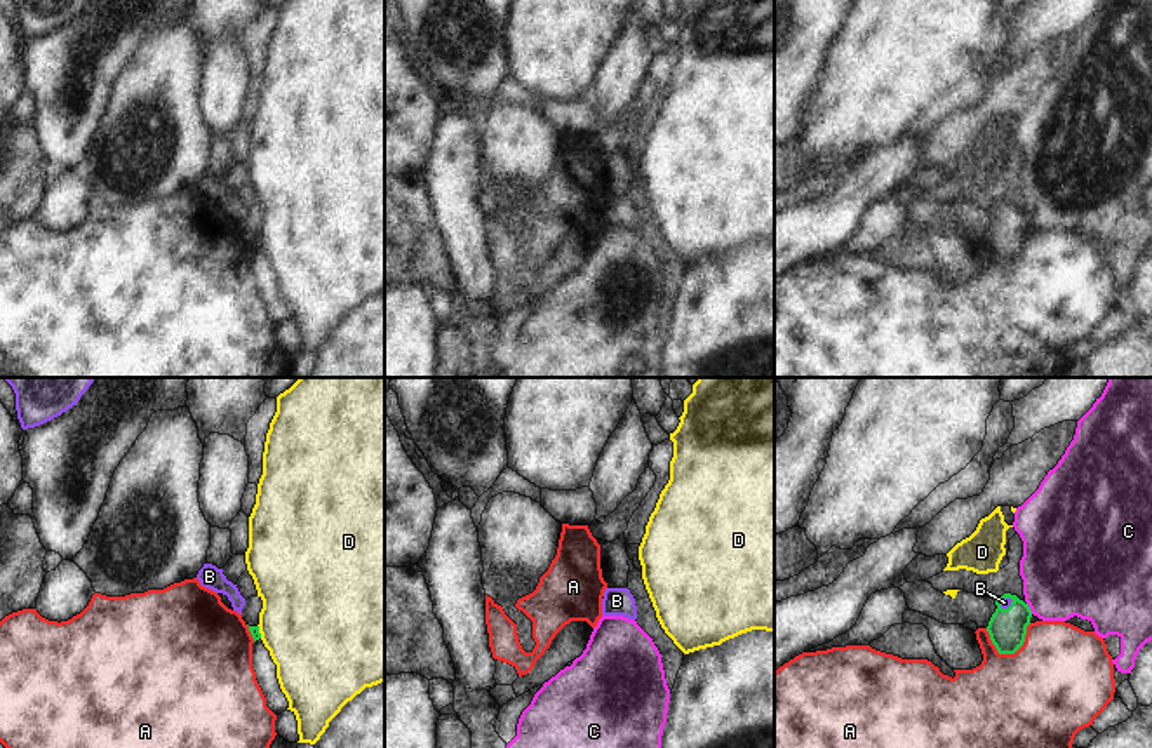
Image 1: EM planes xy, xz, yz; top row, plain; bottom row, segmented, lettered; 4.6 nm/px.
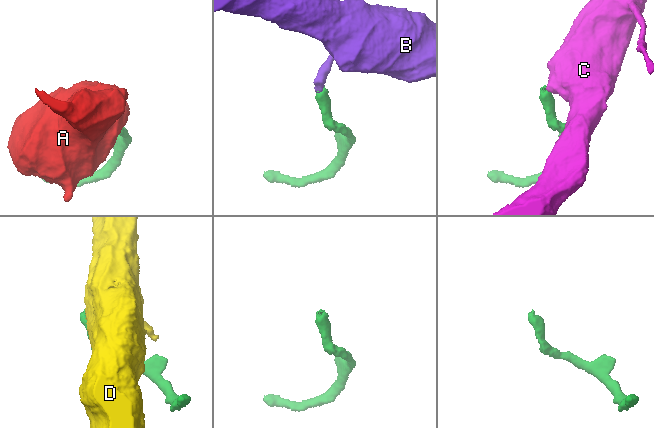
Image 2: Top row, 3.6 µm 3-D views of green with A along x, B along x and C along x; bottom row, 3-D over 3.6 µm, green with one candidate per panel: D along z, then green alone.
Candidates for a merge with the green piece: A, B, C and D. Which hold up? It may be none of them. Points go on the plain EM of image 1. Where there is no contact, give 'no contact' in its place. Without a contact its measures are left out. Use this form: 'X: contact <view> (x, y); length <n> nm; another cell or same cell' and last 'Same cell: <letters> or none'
A: contact yz (1010, 263); length 220 nm; another cell
B: contact yz (1008, 218); length 80 nm; same cell
C: contact yz (1029, 218); length 60 nm; another cell
D: contact xy (258, 242); length 70 nm; another cell
Same cell: B

